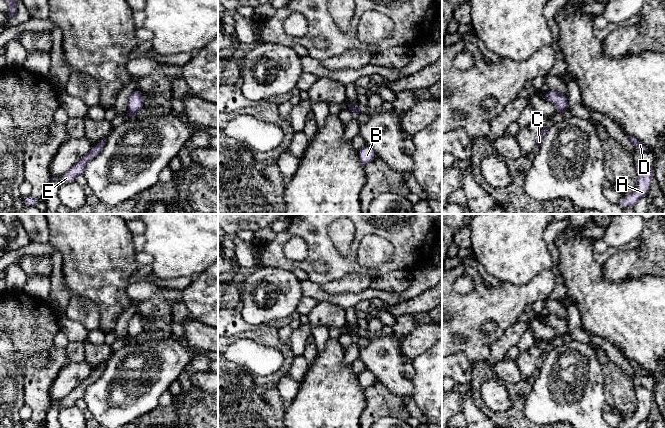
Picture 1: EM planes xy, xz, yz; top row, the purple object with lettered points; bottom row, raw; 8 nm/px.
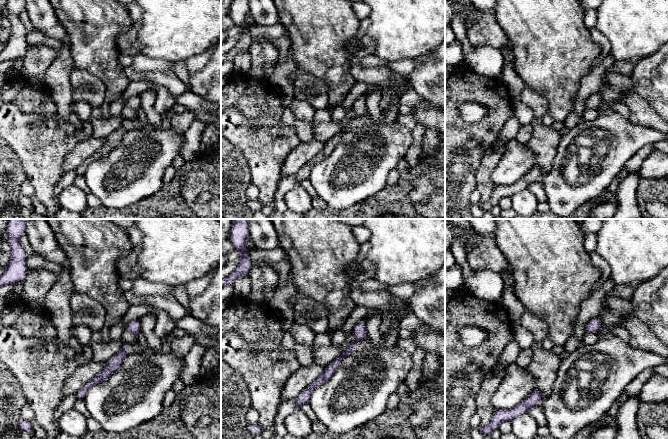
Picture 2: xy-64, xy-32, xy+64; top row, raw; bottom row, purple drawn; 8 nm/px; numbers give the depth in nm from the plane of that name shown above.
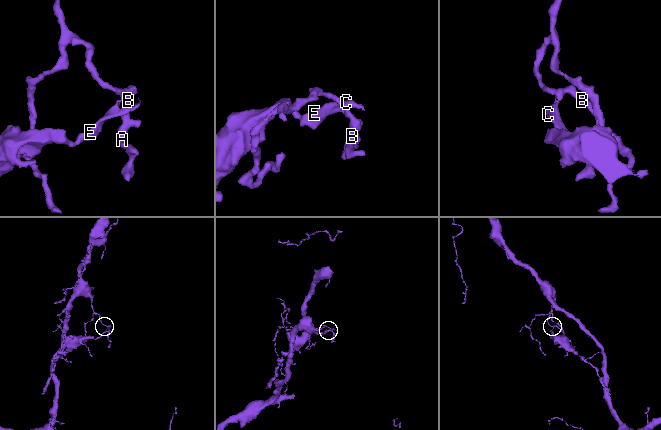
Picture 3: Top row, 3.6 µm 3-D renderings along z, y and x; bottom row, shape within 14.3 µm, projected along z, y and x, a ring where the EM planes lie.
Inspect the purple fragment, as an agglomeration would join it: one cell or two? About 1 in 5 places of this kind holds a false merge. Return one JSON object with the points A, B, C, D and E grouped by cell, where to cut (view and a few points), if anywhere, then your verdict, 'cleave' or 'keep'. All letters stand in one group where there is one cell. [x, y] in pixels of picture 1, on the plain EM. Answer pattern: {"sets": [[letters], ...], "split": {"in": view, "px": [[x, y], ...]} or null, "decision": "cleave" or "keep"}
{"sets": [["A", "B", "D"], ["C", "E"]], "split": {"in": "xy", "px": [[136, 335], [129, 337]]}, "decision": "cleave"}

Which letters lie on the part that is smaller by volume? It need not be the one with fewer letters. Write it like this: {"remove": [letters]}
{"remove": ["C", "E"]}

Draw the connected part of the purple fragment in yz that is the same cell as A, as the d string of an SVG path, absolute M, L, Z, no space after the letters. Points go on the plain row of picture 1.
M635 386L635 394L638 401L637 410L628 420L619 422L617 428L636 428L642 421L648 421L654 403L653 391L642 386Z

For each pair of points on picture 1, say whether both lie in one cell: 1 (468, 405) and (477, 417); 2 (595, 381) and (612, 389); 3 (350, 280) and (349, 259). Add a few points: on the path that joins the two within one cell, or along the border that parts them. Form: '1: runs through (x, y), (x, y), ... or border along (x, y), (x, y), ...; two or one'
1: runs through (469, 408), (474, 414); one
2: border along (599, 362), (603, 373), (603, 390), (606, 402); two
3: border along (373, 276), (364, 271), (353, 272), (328, 282); two

